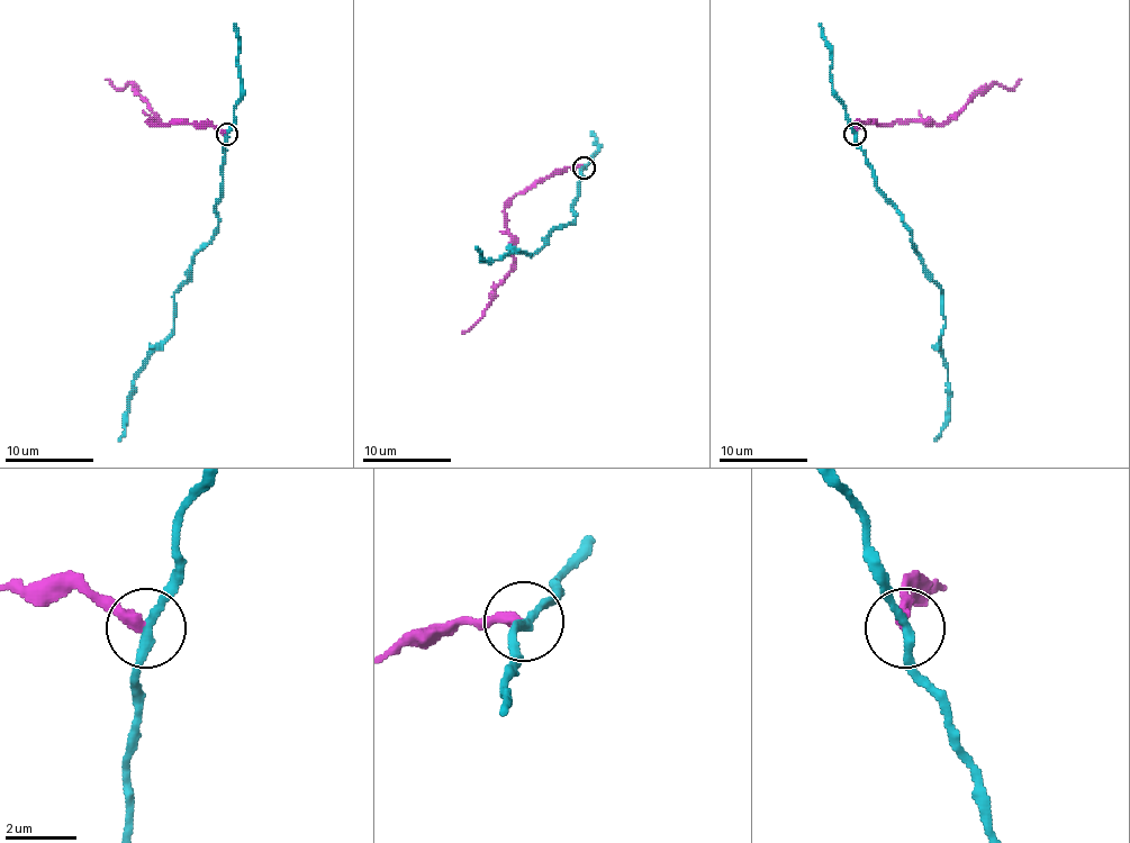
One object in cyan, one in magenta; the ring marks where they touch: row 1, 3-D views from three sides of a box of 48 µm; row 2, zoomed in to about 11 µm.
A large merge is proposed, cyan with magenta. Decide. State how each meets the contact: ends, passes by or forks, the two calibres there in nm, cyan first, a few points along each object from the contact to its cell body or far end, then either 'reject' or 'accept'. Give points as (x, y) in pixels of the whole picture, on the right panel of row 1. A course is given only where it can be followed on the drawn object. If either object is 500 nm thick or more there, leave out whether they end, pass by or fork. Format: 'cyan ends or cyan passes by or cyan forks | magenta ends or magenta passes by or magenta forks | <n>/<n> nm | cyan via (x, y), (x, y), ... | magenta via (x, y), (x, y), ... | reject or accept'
cyan passes by | magenta ends | 240/280 nm | cyan via (855, 135), (877, 190), (896, 210), (928, 277), (943, 295), (941, 354), (948, 381), (948, 425), (934, 441) | magenta via (855, 133), (857, 126), (887, 126), (896, 121), (943, 124), (994, 83), (1012, 88), (1021, 79) | reject

